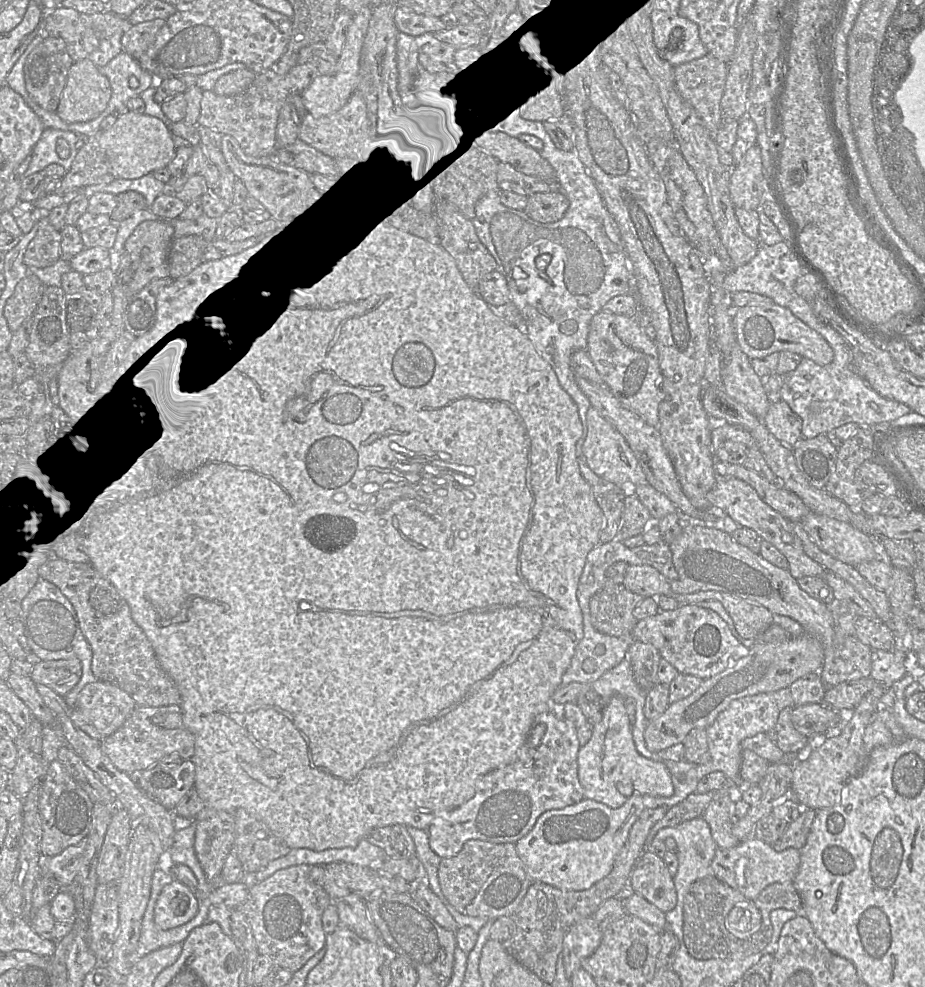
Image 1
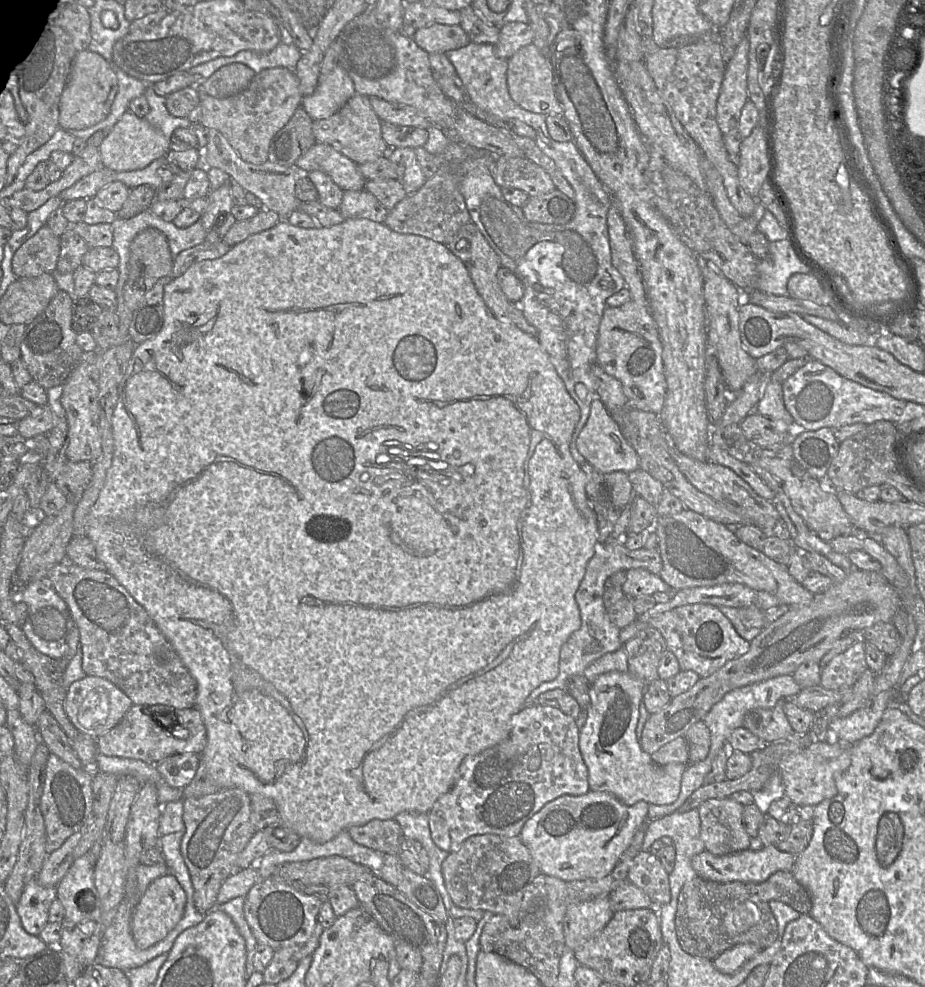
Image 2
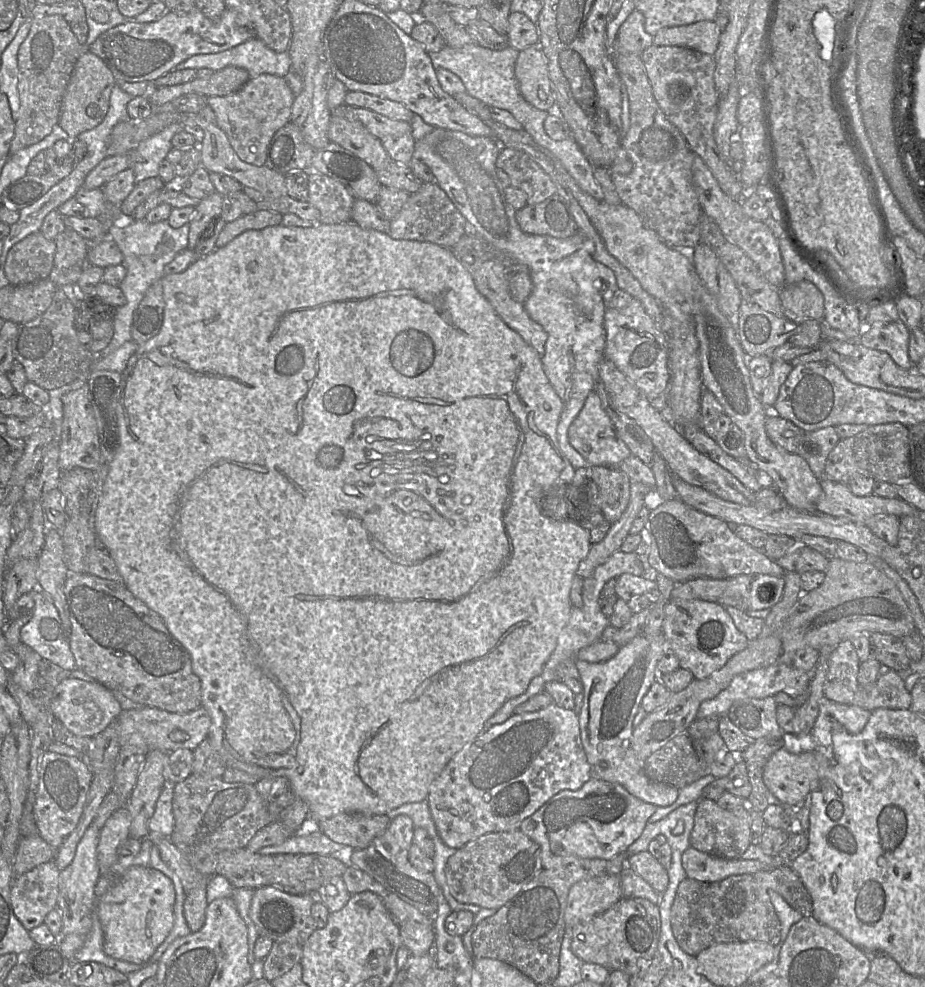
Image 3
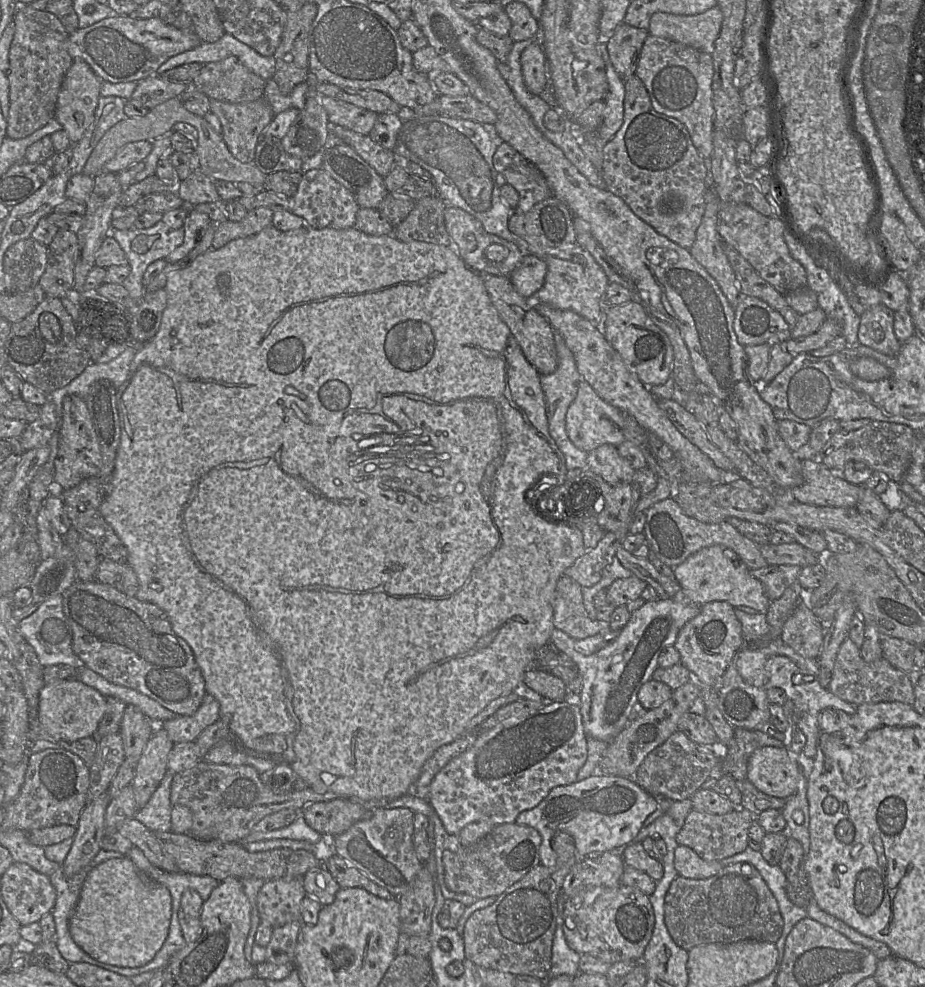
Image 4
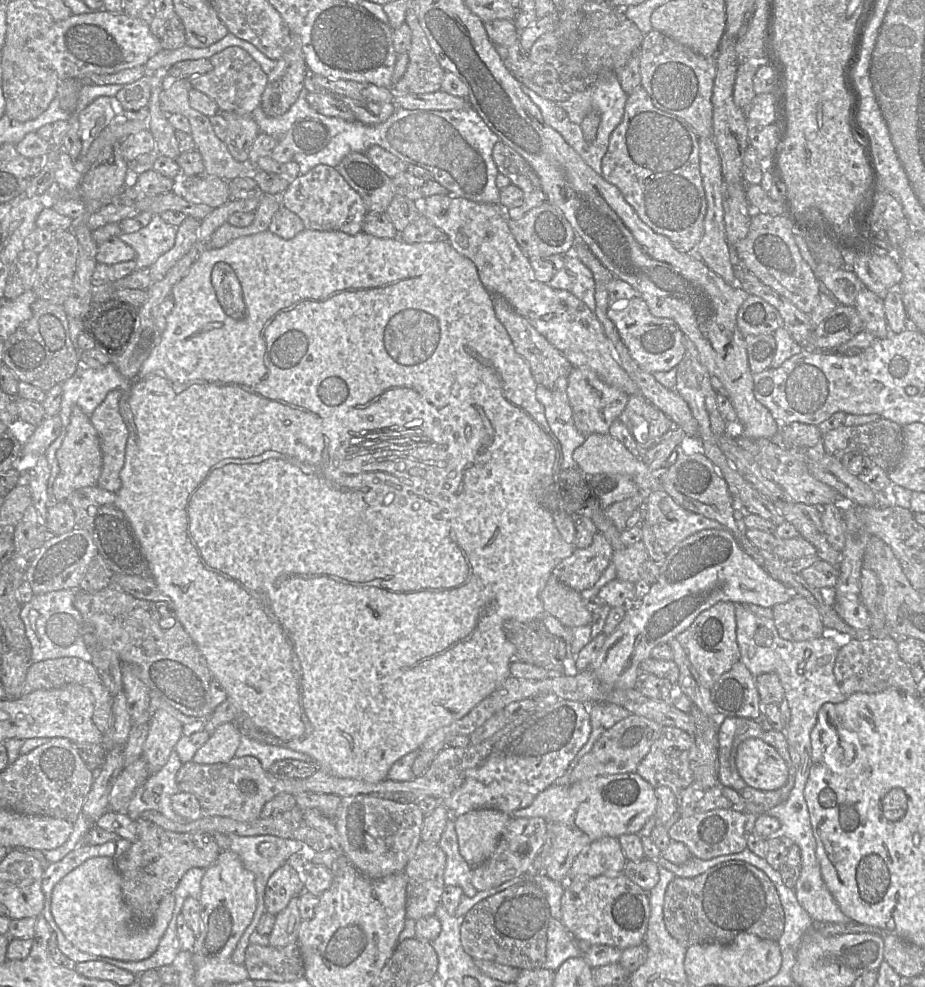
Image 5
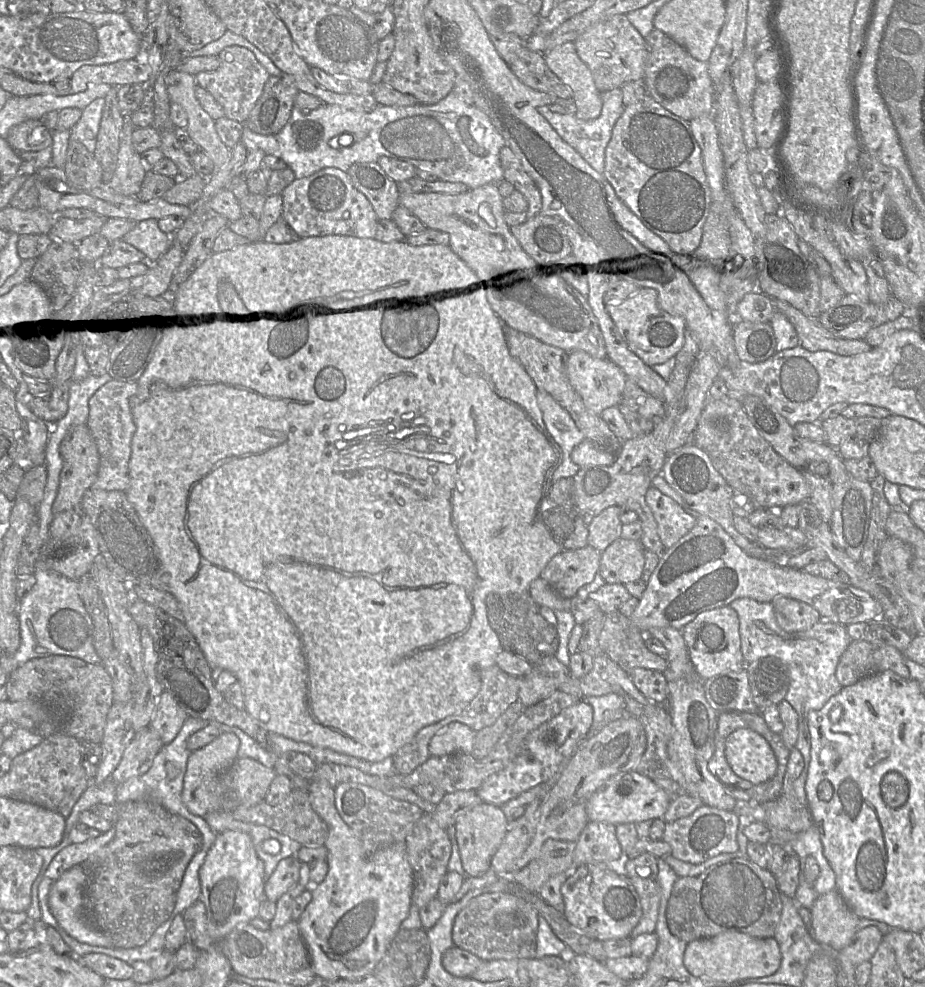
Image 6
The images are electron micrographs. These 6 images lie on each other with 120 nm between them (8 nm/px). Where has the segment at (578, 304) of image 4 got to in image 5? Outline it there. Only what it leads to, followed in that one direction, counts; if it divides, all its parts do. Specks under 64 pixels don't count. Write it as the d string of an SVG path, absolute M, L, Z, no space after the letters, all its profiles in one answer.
M572 252L564 255L564 266L547 283L555 289L569 291L595 312L595 283L591 270Z

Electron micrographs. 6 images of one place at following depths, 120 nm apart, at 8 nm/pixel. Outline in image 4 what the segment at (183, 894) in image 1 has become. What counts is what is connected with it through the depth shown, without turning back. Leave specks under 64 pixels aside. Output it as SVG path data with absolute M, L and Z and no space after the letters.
M128 858L106 860L86 876L79 899L69 920L74 942L90 957L105 964L135 968L150 962L163 946L169 932L172 896L162 884L153 882Z

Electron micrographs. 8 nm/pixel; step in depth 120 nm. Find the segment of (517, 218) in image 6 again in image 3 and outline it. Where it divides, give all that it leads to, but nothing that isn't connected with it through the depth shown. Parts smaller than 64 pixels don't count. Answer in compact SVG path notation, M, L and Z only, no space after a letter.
M501 147L496 167L508 175L510 186L526 193L527 205L542 202L557 192L556 184L551 177L521 150Z

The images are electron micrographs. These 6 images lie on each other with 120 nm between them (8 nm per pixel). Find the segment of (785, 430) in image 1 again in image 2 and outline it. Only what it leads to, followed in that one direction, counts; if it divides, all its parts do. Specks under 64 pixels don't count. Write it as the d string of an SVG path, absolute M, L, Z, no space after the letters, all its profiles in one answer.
M770 375L768 382L764 385L762 398L757 404L755 412L778 423L783 423L786 427L794 422L784 404L782 383L770 380Z

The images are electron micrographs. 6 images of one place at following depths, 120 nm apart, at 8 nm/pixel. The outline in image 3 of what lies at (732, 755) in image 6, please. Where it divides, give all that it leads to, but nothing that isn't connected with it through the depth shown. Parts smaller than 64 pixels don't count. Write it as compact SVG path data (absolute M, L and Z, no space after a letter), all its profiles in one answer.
M784 747L772 754L763 771L763 782L769 791L786 807L798 807L805 802L820 769L830 766L828 751L815 749L802 753L791 753Z

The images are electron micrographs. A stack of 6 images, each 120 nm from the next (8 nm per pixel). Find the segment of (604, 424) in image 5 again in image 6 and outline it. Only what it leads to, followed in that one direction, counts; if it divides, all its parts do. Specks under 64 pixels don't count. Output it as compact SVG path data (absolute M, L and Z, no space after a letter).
M582 350L569 353L567 376L571 386L580 395L585 406L601 416L604 409L618 406L621 403L626 382L625 373L608 358L595 358Z

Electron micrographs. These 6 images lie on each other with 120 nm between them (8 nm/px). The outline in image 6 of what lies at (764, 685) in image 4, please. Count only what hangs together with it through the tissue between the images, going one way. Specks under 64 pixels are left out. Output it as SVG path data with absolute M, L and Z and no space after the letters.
M744 597L734 600L730 606L739 617L741 650L746 666L762 657L775 656L788 668L790 685L785 700L798 715L798 738L795 748L802 754L804 766L809 768L811 744L807 715L811 711L820 710L843 688L836 677L836 669L842 654L852 642L846 626L822 619L809 630L787 632L777 623L771 602L758 602Z

